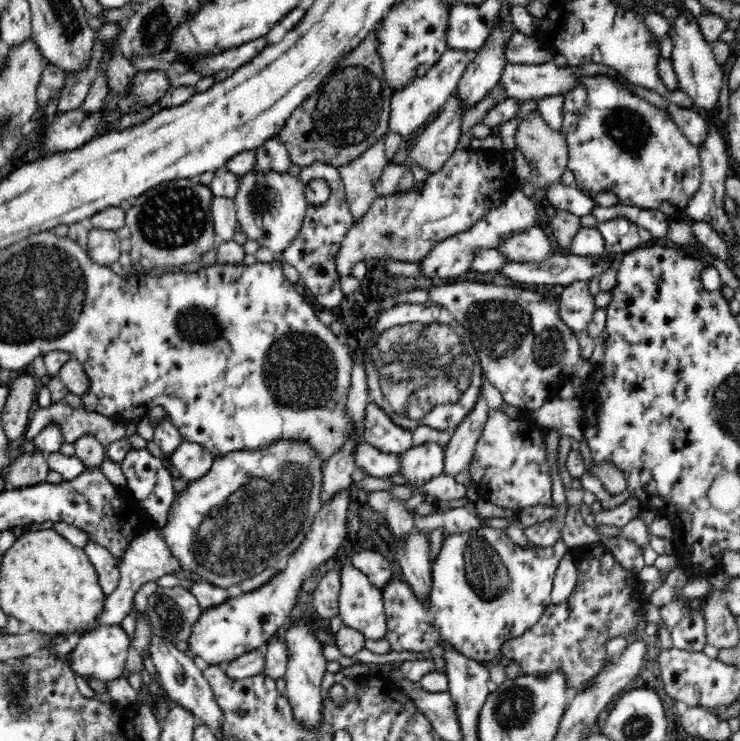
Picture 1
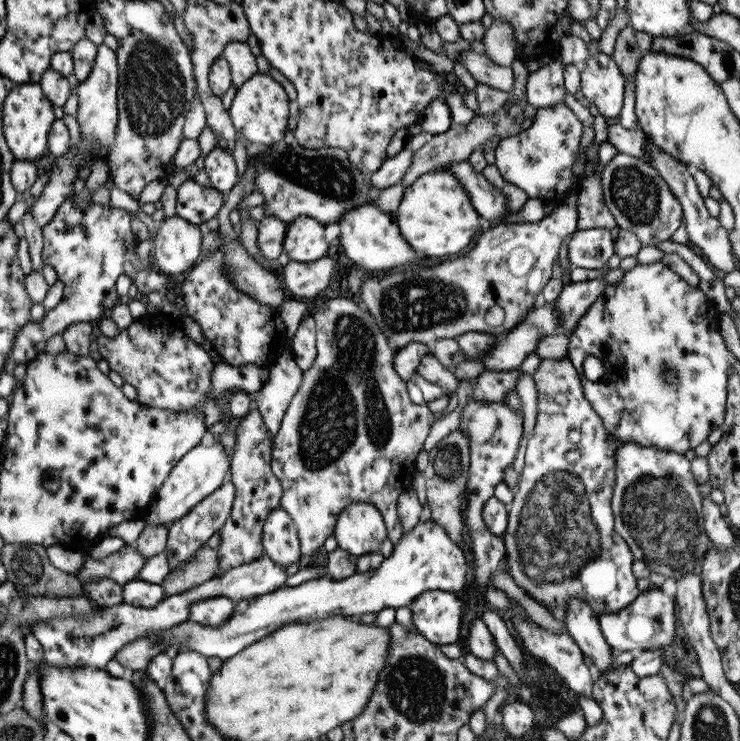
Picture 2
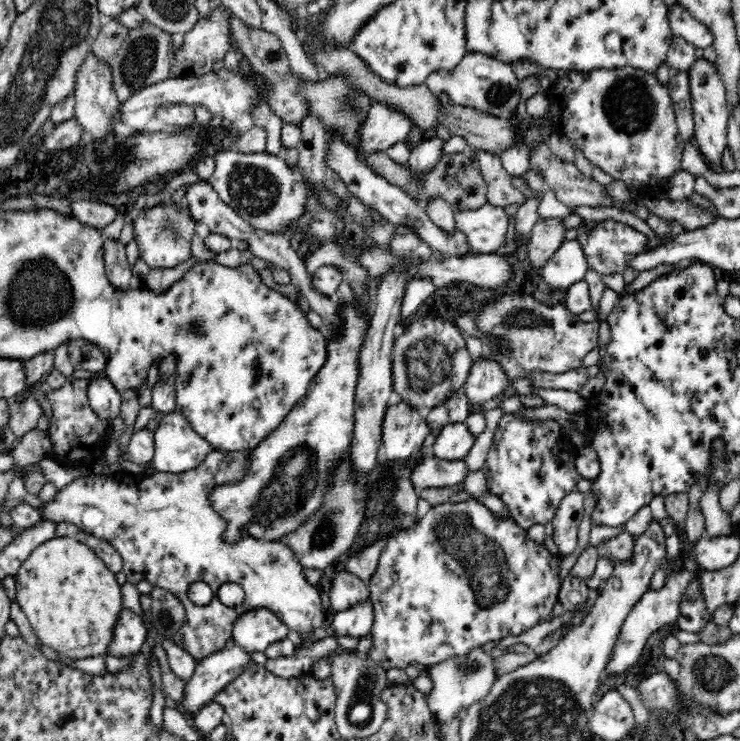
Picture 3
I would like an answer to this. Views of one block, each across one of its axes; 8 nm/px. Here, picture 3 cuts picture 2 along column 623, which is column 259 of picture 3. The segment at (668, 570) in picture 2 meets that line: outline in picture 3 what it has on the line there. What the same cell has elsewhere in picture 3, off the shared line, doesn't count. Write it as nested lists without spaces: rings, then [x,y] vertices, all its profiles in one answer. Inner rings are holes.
[[[352,300],[348,306],[342,306],[342,313],[344,313],[345,318],[345,326],[344,330],[342,330],[342,338],[337,340],[328,340],[328,360],[326,360],[326,364],[324,364],[324,368],[314,376],[314,380],[310,383],[308,387],[308,392],[303,396],[302,399],[299,400],[298,403],[292,407],[292,410],[288,412],[286,418],[284,418],[283,422],[280,423],[279,427],[275,428],[271,434],[268,434],[268,437],[264,438],[256,448],[251,451],[251,454],[248,455],[248,468],[244,472],[244,476],[238,480],[238,482],[228,482],[228,484],[216,484],[210,490],[208,494],[208,503],[210,503],[210,507],[212,507],[212,511],[216,512],[216,515],[220,517],[220,520],[224,521],[224,530],[221,534],[221,541],[226,542],[229,546],[232,544],[236,544],[237,541],[249,540],[251,542],[256,543],[258,540],[263,540],[263,542],[278,542],[278,540],[283,541],[287,534],[290,532],[296,532],[300,526],[304,526],[308,520],[311,519],[313,515],[316,515],[325,504],[327,500],[328,492],[332,492],[332,488],[334,488],[333,484],[335,482],[335,474],[333,474],[337,467],[349,456],[350,444],[352,443],[354,436],[354,427],[355,427],[355,405],[353,404],[355,399],[355,388],[356,381],[359,375],[358,368],[358,359],[359,352],[361,351],[361,346],[363,344],[363,340],[366,336],[366,330],[368,330],[368,326],[365,326],[364,317],[361,316],[363,312],[359,312],[359,306],[357,306],[357,302]]]

